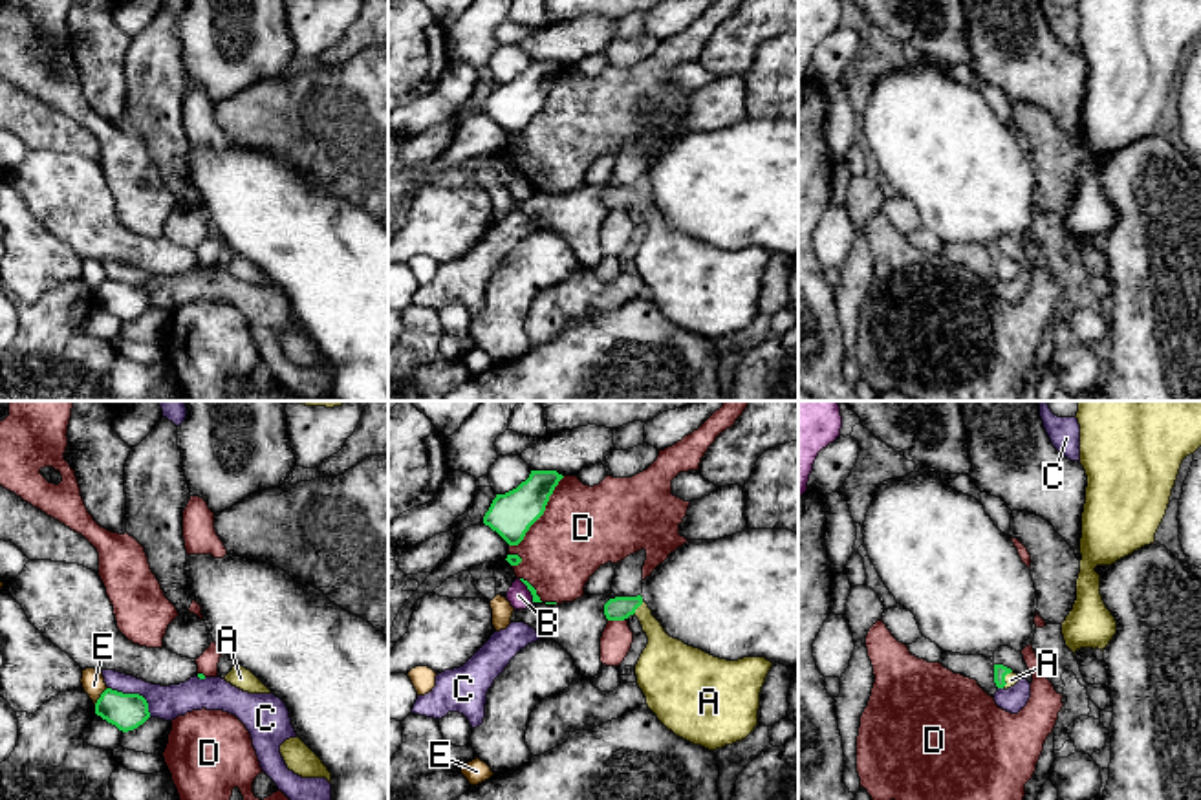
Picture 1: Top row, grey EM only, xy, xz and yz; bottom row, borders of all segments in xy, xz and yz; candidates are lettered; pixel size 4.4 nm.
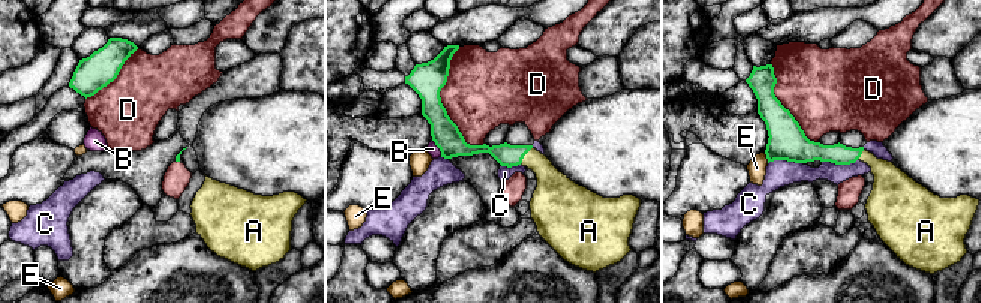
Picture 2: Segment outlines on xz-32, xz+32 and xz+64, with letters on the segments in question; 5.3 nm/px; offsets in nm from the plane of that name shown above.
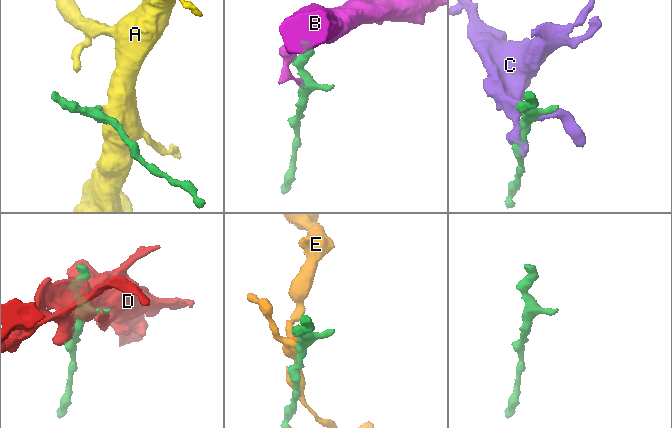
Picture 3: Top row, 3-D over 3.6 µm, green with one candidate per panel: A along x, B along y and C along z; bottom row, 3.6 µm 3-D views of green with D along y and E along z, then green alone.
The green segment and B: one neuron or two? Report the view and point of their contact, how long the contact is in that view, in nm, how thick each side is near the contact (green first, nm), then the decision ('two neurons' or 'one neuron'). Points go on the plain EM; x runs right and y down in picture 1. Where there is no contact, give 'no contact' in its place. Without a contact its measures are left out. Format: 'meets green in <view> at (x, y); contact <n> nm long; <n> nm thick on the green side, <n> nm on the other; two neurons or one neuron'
meets green in xz at (530, 180); contact 130 nm long; 30 nm thick on the green side, 100 nm on the other; two neurons

